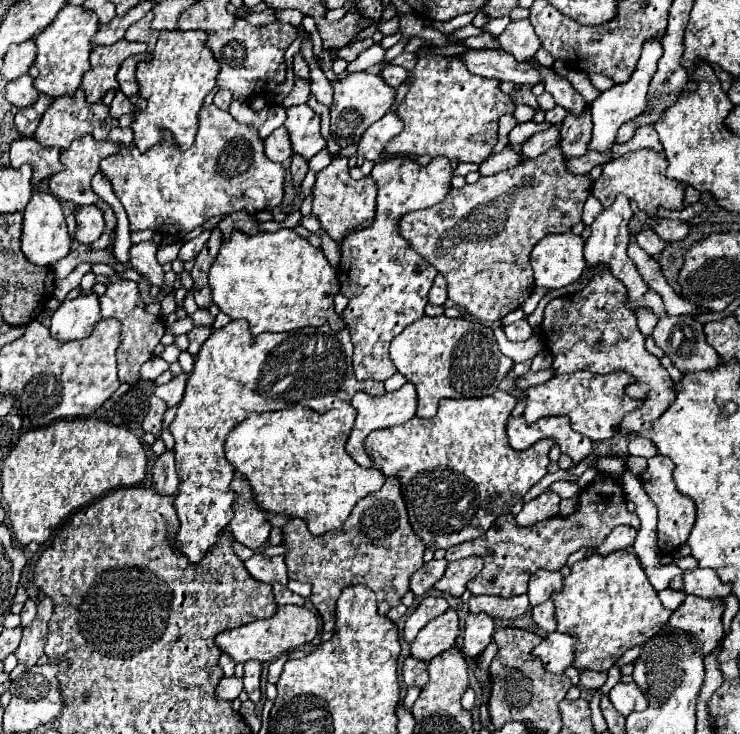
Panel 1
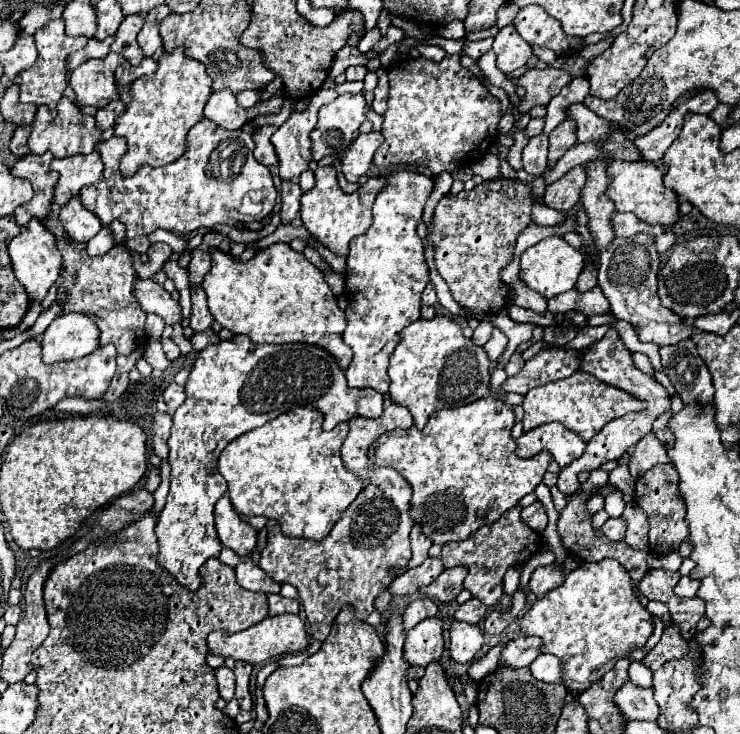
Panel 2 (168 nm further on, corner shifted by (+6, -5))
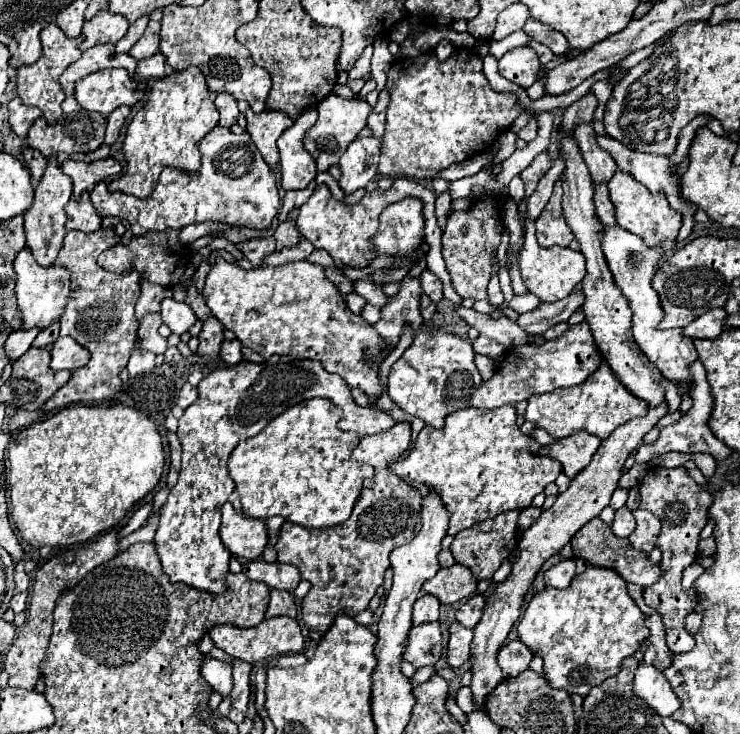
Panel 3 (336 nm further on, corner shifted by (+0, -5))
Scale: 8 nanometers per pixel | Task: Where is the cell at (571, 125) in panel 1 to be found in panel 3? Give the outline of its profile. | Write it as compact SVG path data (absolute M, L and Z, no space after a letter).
M556 181L554 193L552 193L548 205L536 219L536 239L542 247L552 247L552 245L566 247L574 239L574 233L570 231L570 227L562 215L562 207L560 207L562 193L564 193L562 181Z

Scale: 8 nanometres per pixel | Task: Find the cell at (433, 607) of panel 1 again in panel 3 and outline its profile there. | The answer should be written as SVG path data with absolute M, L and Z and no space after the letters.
M422 595L418 597L418 601L414 603L414 615L412 615L412 623L420 625L426 621L438 621L440 617L440 601L434 595Z

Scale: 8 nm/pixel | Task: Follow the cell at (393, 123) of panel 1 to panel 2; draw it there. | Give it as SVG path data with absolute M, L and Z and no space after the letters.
M376 131L370 133L360 133L354 143L350 145L350 149L342 155L340 159L340 167L342 167L342 175L346 177L348 183L356 183L372 165L372 157L376 153L376 149L384 143L384 137Z

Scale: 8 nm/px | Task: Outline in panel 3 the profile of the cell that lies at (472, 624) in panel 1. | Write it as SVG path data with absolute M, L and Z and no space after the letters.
M456 621L450 625L450 641L448 641L448 665L462 667L470 661L470 645L472 645L472 629L458 625Z

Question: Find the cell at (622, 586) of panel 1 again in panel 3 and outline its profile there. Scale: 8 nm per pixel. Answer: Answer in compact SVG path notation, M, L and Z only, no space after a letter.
M588 565L584 573L572 579L570 587L546 587L544 591L534 595L520 621L520 641L544 659L544 677L552 687L566 689L568 693L578 693L584 697L592 687L604 683L604 679L608 677L614 677L620 671L622 659L634 655L640 649L642 641L648 639L648 627L644 619L646 615L628 595L626 581L616 571Z

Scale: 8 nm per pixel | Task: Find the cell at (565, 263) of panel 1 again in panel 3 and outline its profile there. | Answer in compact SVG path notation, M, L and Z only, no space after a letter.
M526 199L518 202L518 211L522 213L526 225L526 241L520 251L520 273L522 273L522 279L524 279L526 287L530 289L530 293L534 293L542 303L554 303L554 301L560 301L562 297L568 297L574 291L574 287L582 281L582 277L586 273L586 269L584 269L586 261L580 251L572 251L570 247L542 247L542 245L538 245L535 223L528 218L526 208Z

